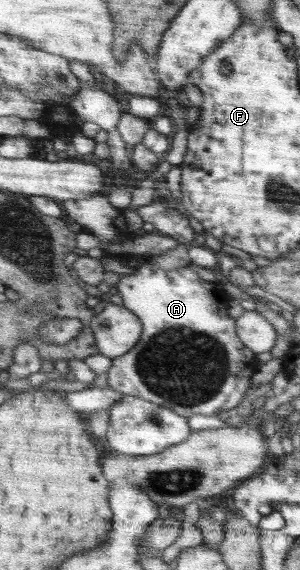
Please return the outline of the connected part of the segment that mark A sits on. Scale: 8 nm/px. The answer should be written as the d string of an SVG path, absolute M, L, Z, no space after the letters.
M149 257L138 259L141 262L135 266L135 272L121 276L113 291L121 296L123 306L139 317L141 338L124 355L112 359L108 370L109 387L123 395L160 402L186 419L194 414L215 415L237 408L243 402L251 376L259 364L256 353L238 339L235 319L227 313L231 296L225 292L221 281L205 281L187 266L165 270L151 264Z

